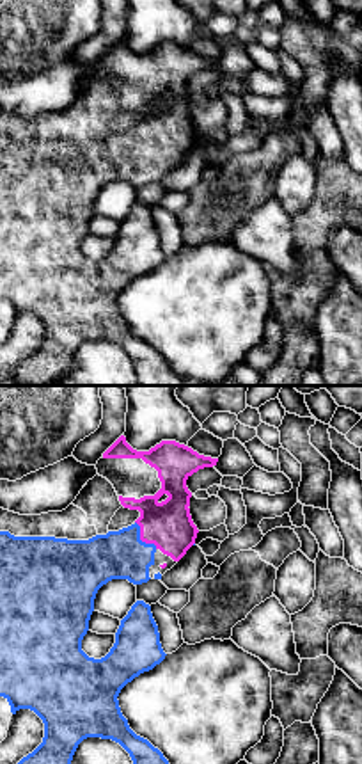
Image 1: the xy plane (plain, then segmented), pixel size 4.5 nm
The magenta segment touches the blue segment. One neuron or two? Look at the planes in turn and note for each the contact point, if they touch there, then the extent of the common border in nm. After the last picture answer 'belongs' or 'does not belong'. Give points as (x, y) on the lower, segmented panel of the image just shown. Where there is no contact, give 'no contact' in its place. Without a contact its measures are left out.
meets magenta at (141, 539); contact 160 nm long

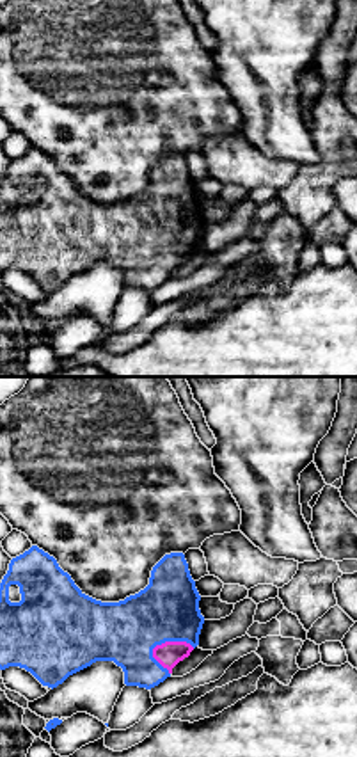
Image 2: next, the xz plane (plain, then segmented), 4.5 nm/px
meets magenta at (169, 642); contact 200 nm long

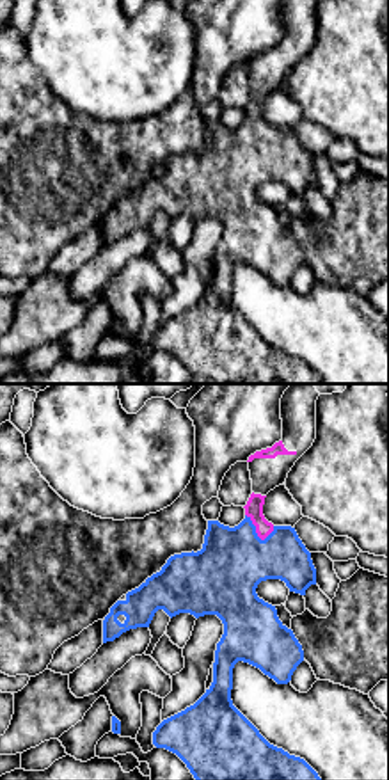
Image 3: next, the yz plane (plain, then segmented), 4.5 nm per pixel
meets magenta at (256, 532); contact 150 nm long

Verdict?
belongs

